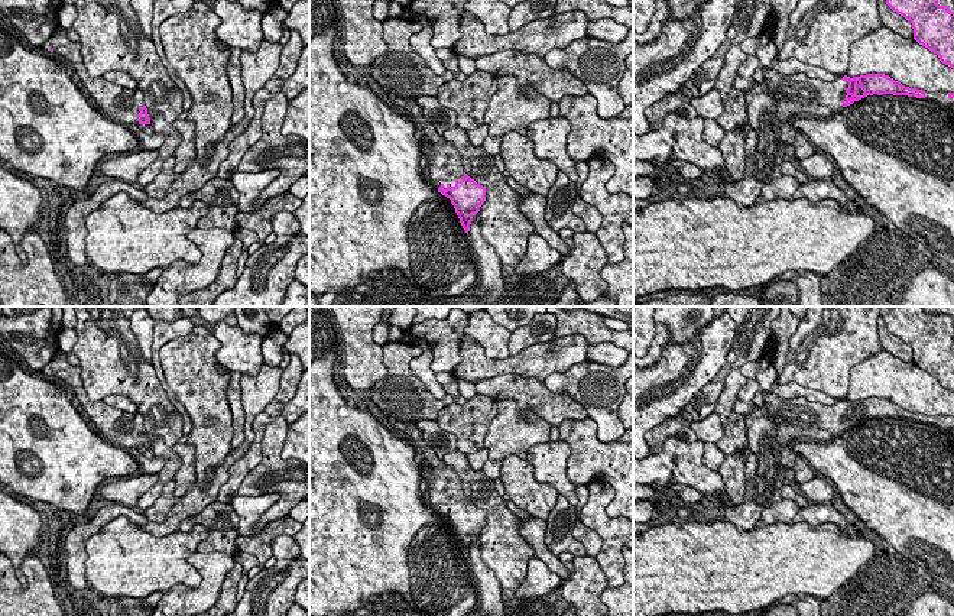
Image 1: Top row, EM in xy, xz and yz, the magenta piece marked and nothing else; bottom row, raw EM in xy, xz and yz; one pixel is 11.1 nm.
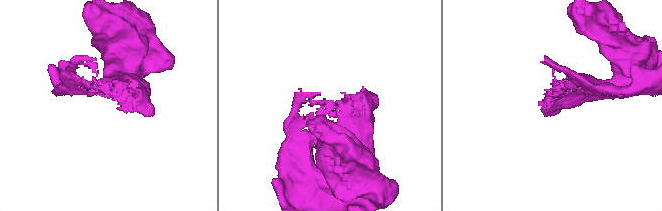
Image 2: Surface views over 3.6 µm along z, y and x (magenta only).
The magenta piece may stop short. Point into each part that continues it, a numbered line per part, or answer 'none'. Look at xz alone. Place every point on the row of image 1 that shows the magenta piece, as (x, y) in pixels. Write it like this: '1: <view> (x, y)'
1: xz (440, 164)

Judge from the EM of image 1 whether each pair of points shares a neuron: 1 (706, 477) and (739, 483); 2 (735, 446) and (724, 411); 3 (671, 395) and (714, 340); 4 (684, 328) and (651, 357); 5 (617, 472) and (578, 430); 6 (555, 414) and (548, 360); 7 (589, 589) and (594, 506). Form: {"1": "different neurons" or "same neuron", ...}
{"1": "different neurons", "2": "same neuron", "3": "same neuron", "4": "same neuron", "5": "same neuron", "6": "different neurons", "7": "different neurons"}

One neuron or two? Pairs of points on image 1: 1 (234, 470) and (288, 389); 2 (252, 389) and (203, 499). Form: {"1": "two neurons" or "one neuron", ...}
{"1": "one neuron", "2": "one neuron"}

